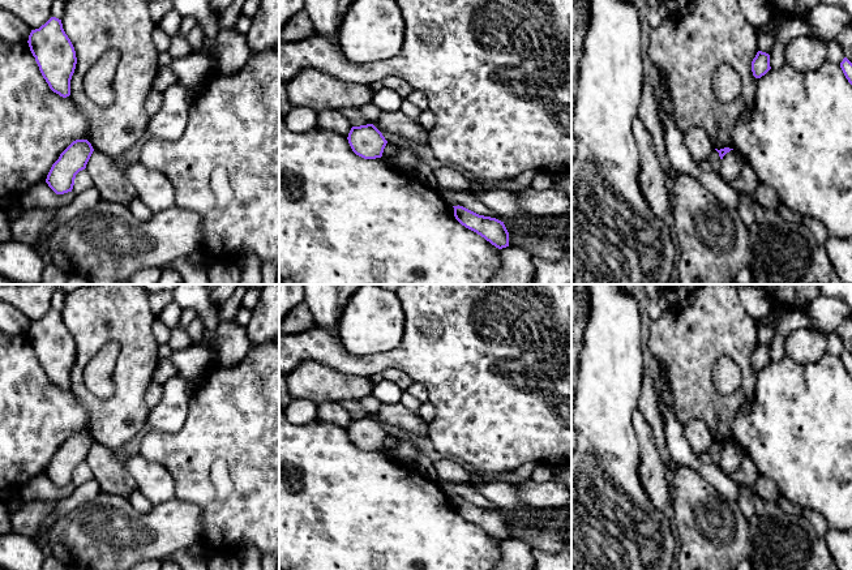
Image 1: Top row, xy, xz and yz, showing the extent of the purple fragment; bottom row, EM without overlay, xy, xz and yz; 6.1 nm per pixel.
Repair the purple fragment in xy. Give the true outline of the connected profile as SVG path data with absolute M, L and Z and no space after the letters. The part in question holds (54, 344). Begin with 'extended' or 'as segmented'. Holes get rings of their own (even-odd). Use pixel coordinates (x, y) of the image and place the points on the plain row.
as segmented | M51 309L39 321L31 322L27 335L50 381L63 390L69 389L77 350L61 312Z

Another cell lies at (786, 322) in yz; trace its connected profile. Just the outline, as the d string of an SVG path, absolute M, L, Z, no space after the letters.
M800 310L782 313L776 317L772 330L772 342L770 347L770 359L780 361L785 356L785 339L797 329L810 329L821 333L819 329Z

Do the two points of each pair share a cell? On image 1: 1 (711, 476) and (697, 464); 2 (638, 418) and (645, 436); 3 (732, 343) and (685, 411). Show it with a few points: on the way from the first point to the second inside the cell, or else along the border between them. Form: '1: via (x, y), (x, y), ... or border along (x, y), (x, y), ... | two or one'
1: via (707, 472), (701, 467) | one
2: via (639, 421), (645, 432) | one
3: via (713, 352), (692, 373), (692, 391) | one

